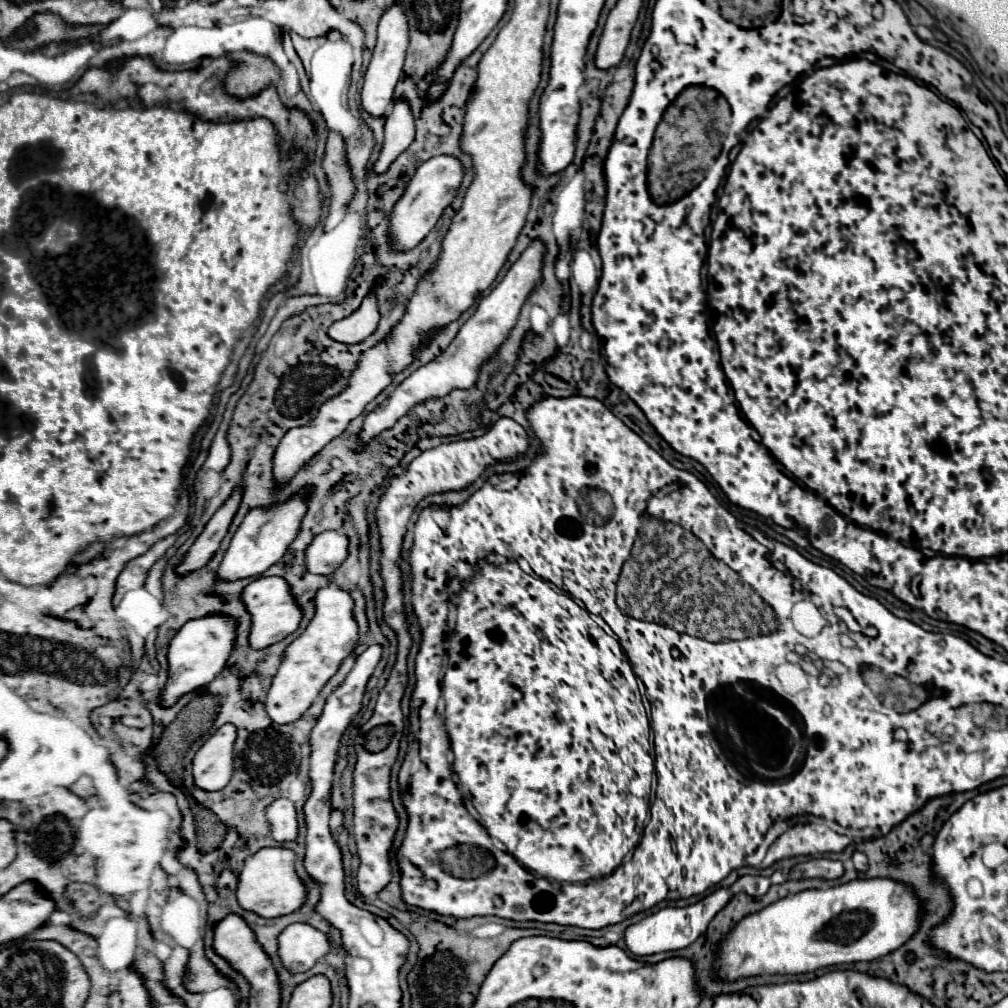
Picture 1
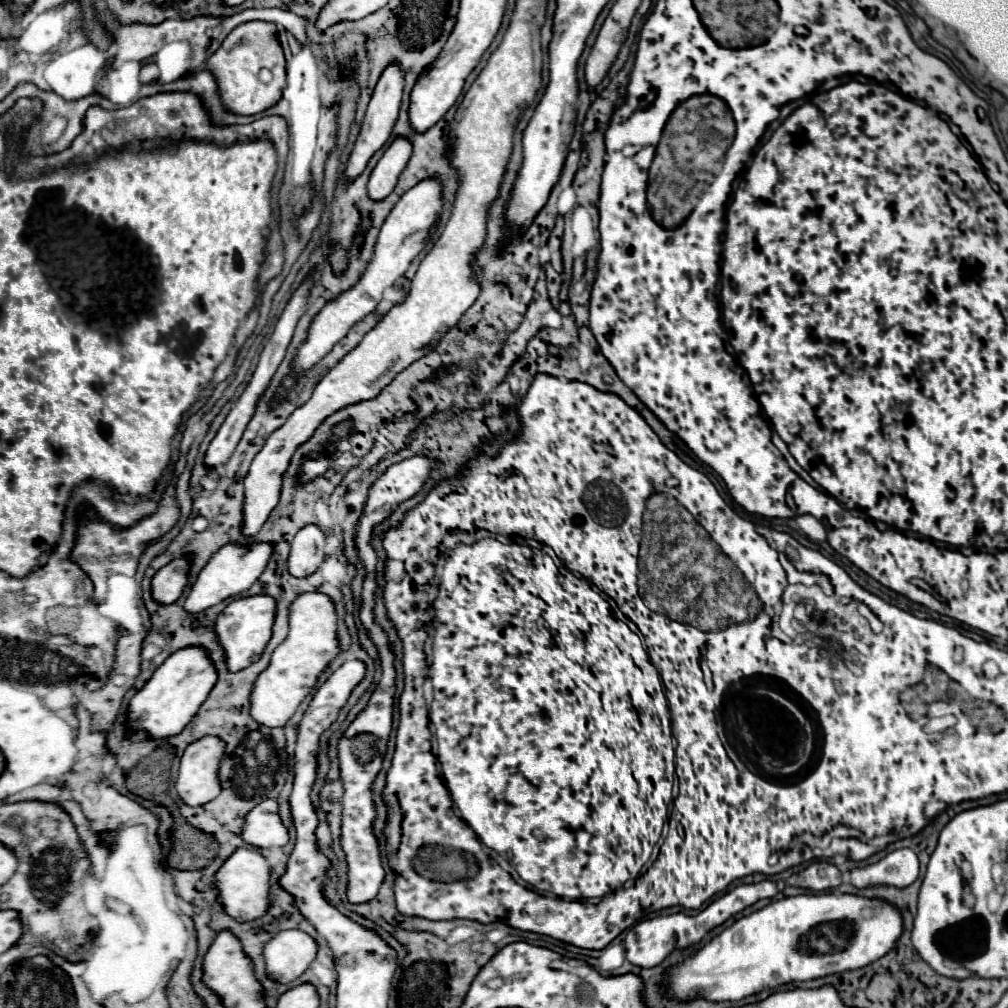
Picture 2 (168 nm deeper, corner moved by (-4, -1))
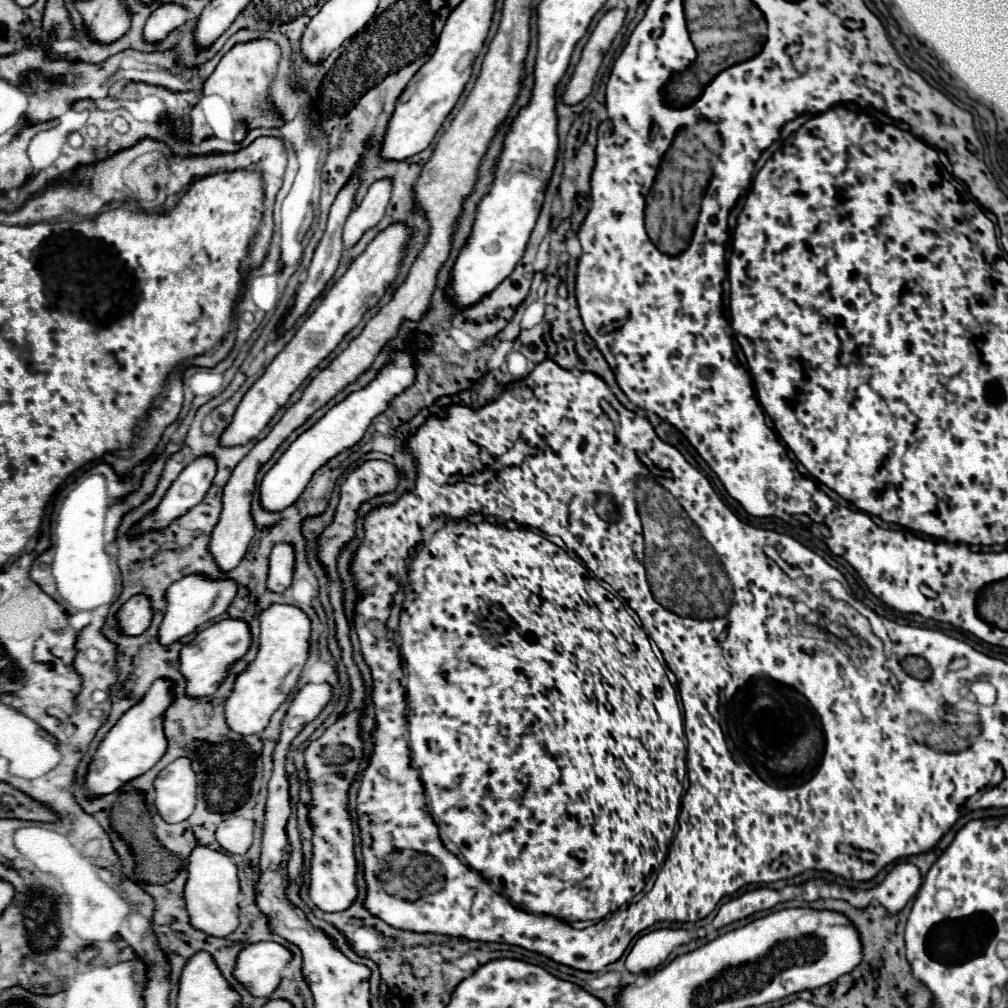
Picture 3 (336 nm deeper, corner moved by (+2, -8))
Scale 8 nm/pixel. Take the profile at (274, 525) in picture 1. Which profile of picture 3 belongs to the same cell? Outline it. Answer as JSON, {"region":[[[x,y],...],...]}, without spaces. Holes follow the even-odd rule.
{"region":[[[186,576],[184,580],[174,582],[168,590],[166,590],[166,610],[162,616],[162,624],[158,628],[158,642],[162,646],[170,646],[174,642],[178,642],[180,638],[188,636],[190,632],[194,632],[200,624],[220,616],[226,612],[228,604],[232,602],[232,596],[236,596],[236,584],[232,584],[232,580],[208,580],[204,576]]]}

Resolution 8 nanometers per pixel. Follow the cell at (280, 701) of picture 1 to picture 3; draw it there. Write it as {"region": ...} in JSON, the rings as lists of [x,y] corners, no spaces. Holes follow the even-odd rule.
{"region":[[[272,604],[258,614],[258,620],[260,646],[256,658],[246,666],[242,674],[236,676],[234,688],[224,702],[226,724],[232,732],[238,732],[242,736],[260,734],[268,726],[270,716],[296,686],[310,648],[310,620],[300,608],[288,604]]]}

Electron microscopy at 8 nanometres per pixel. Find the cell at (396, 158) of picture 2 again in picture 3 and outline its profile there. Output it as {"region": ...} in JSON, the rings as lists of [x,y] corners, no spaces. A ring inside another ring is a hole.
{"region":[[[378,180],[370,186],[362,204],[354,212],[350,212],[344,224],[344,248],[352,248],[354,244],[358,244],[358,240],[382,220],[390,200],[390,190],[392,184],[388,184],[388,180]]]}

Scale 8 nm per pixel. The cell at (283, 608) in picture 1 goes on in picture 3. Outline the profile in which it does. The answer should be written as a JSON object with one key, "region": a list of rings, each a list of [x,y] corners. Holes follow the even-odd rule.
{"region":[[[222,620],[198,632],[196,638],[180,650],[180,672],[186,680],[184,694],[188,698],[212,696],[212,692],[216,692],[216,688],[220,686],[220,680],[224,680],[224,676],[228,674],[230,664],[244,656],[244,652],[248,652],[250,640],[252,638],[248,632],[248,624],[244,624],[242,620]]]}

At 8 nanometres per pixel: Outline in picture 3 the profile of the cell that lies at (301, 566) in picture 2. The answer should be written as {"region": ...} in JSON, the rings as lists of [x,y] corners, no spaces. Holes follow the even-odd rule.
{"region":[[[276,544],[268,556],[268,580],[270,592],[284,592],[292,584],[294,574],[294,550],[290,544]]]}

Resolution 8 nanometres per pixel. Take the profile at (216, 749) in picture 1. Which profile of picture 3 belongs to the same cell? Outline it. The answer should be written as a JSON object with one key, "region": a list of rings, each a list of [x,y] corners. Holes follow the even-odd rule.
{"region":[[[174,760],[154,780],[158,814],[174,824],[186,820],[196,806],[196,774],[188,760]]]}

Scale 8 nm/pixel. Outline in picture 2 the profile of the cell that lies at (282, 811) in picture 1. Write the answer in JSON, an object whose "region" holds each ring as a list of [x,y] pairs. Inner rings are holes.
{"region":[[[264,799],[256,805],[244,825],[244,841],[254,847],[282,847],[288,843],[288,829],[280,817],[280,801],[278,799]]]}

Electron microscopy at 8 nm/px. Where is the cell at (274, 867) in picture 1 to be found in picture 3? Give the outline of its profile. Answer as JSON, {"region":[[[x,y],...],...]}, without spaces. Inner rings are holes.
{"region":[[[194,848],[188,854],[186,872],[188,878],[184,884],[184,904],[190,924],[208,936],[224,938],[232,934],[238,924],[238,896],[240,896],[236,864],[222,852],[210,848]]]}

